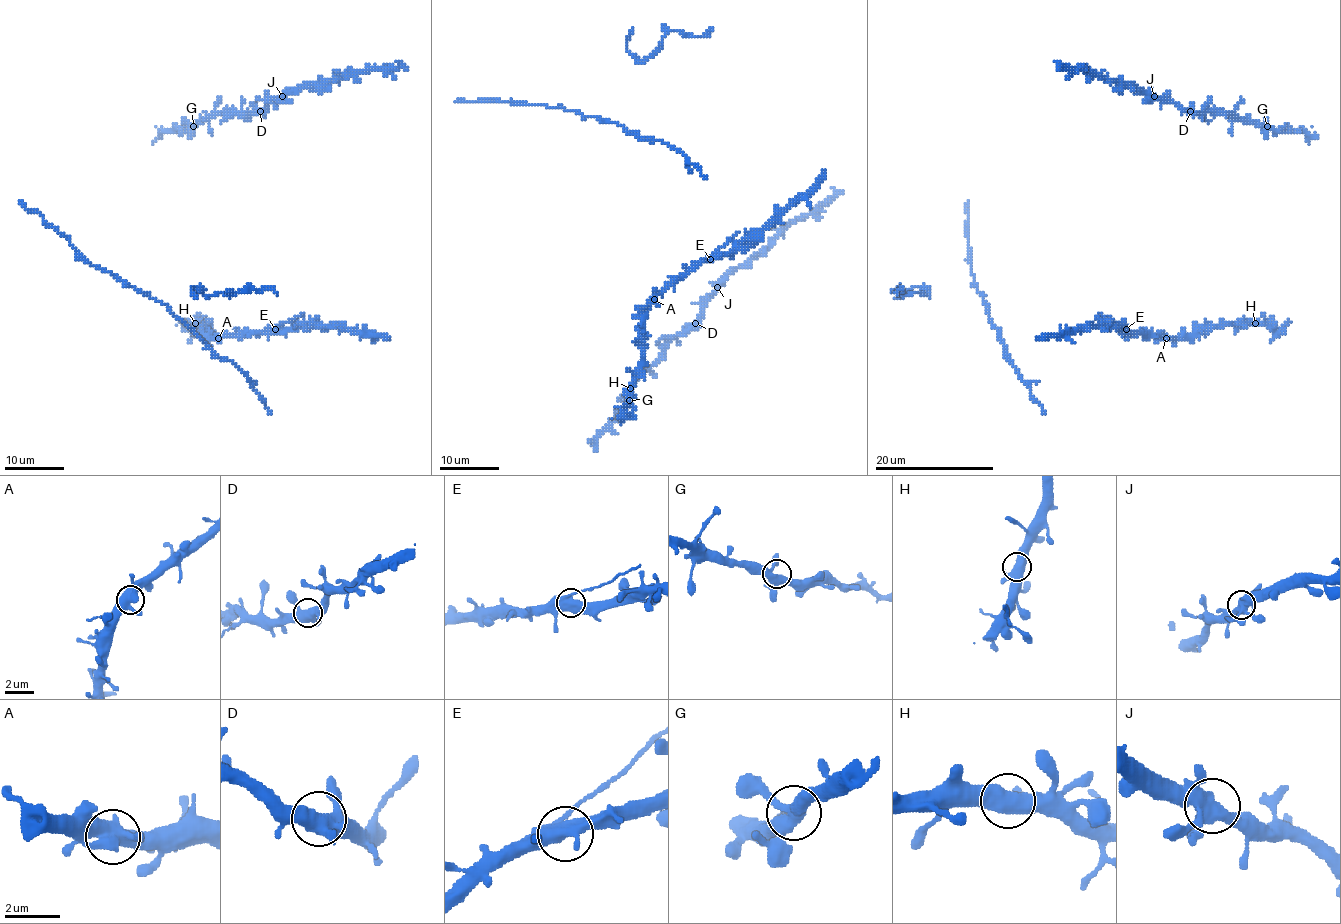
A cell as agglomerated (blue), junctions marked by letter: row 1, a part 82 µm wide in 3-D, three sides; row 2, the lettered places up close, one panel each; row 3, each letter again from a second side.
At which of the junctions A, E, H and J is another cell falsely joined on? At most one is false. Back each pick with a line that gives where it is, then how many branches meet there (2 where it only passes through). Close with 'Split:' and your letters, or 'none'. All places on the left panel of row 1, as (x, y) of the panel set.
Split: none

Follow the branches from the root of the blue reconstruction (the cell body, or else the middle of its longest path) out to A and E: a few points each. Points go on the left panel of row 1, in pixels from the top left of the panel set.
A: (205, 327), (210, 336), (218, 338)
E: (205, 327), (210, 336), (258, 335), (275, 329)

